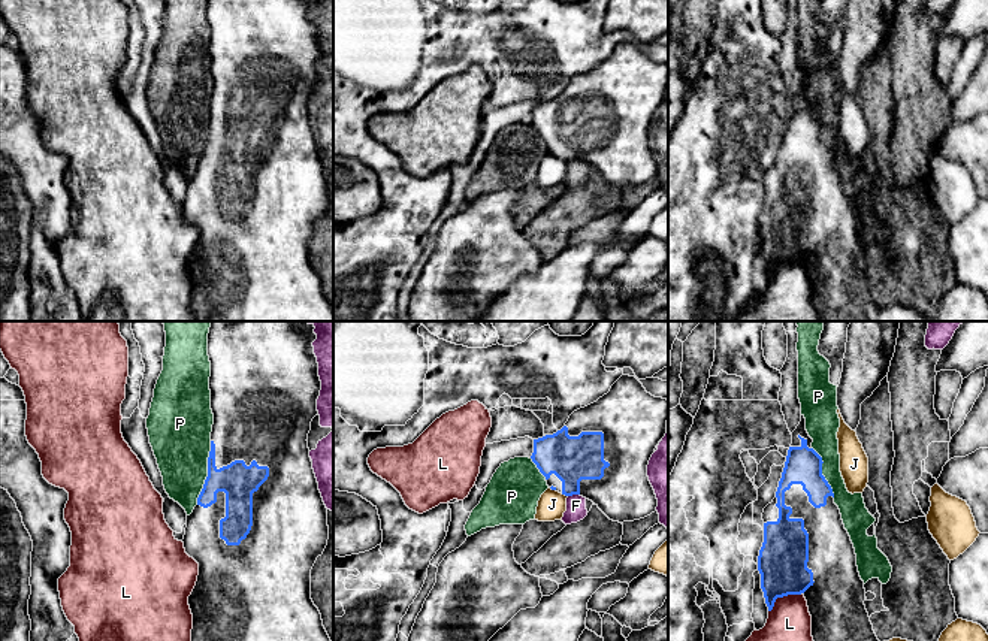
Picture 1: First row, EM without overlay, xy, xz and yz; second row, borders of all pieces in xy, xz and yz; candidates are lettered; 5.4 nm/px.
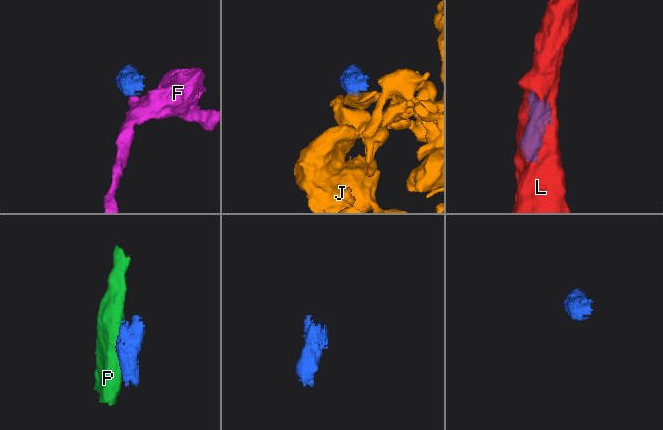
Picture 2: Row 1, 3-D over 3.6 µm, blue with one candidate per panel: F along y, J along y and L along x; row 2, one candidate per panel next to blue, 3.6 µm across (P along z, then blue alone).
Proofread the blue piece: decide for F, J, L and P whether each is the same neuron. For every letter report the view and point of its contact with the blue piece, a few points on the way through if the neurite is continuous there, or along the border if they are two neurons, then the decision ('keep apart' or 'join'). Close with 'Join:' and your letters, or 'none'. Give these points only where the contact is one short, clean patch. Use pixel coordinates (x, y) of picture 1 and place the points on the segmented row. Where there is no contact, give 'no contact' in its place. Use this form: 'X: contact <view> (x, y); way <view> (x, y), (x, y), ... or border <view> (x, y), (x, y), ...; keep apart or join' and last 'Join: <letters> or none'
F: contact xz (573, 493); border xz (579, 493), (568, 496); keep apart
J: contact xz (564, 493); border xz (561, 493), (567, 496); keep apart
L: contact yz (782, 596); keep apart
P: contact xy (208, 472); border xy (211, 441), (207, 478), (196, 504); keep apart
Join: none

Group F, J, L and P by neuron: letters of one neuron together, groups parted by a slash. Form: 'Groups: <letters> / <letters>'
Groups: F / J / L / P

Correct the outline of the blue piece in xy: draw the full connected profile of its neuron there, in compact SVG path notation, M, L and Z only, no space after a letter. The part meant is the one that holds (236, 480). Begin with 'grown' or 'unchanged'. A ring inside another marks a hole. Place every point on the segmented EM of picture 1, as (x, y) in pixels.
grown | M209 321L208 356L211 362L211 409L214 424L211 432L211 451L208 457L208 477L197 498L197 505L187 515L184 535L185 553L199 563L196 586L188 596L193 614L191 641L330 641L318 608L311 599L311 569L323 554L327 539L327 508L318 490L308 448L311 421L318 414L317 399L321 390L318 363L312 342L317 339L314 324L308 321Z

